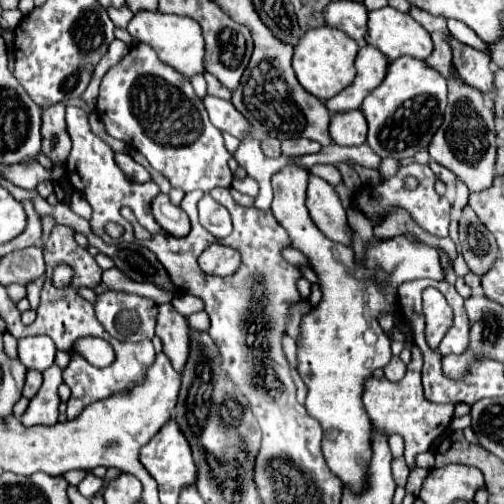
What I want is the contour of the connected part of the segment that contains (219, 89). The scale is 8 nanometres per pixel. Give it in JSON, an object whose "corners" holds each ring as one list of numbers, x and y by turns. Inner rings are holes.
{"corners":[[205,72,203,76,207,80,207,92,209,92,209,96,217,96,217,98,231,100,231,92,221,82,217,82,217,78,213,78,209,72]]}

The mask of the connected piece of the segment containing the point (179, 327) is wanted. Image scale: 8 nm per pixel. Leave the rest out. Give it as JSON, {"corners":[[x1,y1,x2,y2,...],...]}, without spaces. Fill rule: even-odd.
{"corners":[[171,304,159,306,157,336,161,338,163,352,171,358,175,370,181,372,189,350,189,328,187,328,187,320]]}

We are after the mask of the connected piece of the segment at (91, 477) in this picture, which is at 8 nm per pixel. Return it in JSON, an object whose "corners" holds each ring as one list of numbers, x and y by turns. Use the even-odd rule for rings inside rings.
{"corners":[[87,472,85,480,83,480,77,488,79,488,79,492,81,492,85,498,91,498,91,496,101,488,101,480,99,480,93,472]]}

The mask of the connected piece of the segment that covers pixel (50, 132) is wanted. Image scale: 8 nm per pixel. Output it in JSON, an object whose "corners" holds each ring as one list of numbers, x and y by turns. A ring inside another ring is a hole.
{"corners":[[55,104,43,112,41,126,41,154,45,154,55,166,65,166,71,152,71,138,65,128,65,106]]}

